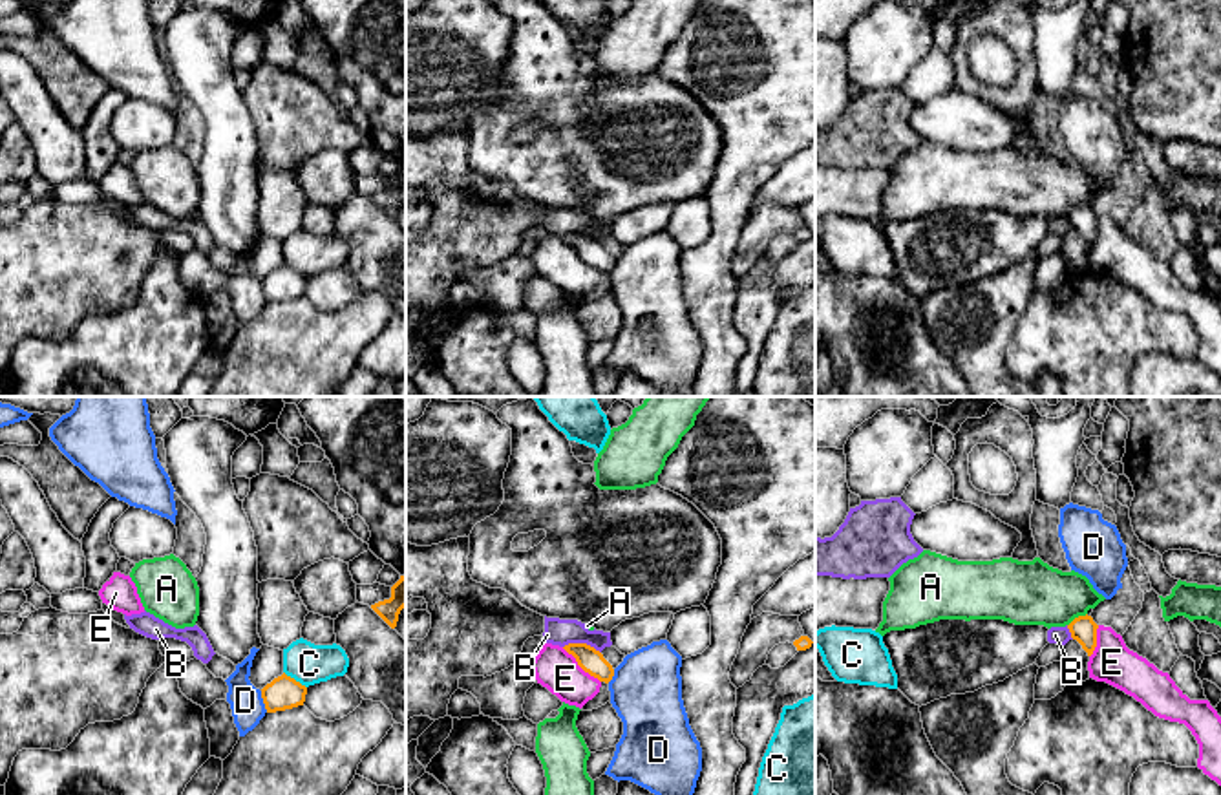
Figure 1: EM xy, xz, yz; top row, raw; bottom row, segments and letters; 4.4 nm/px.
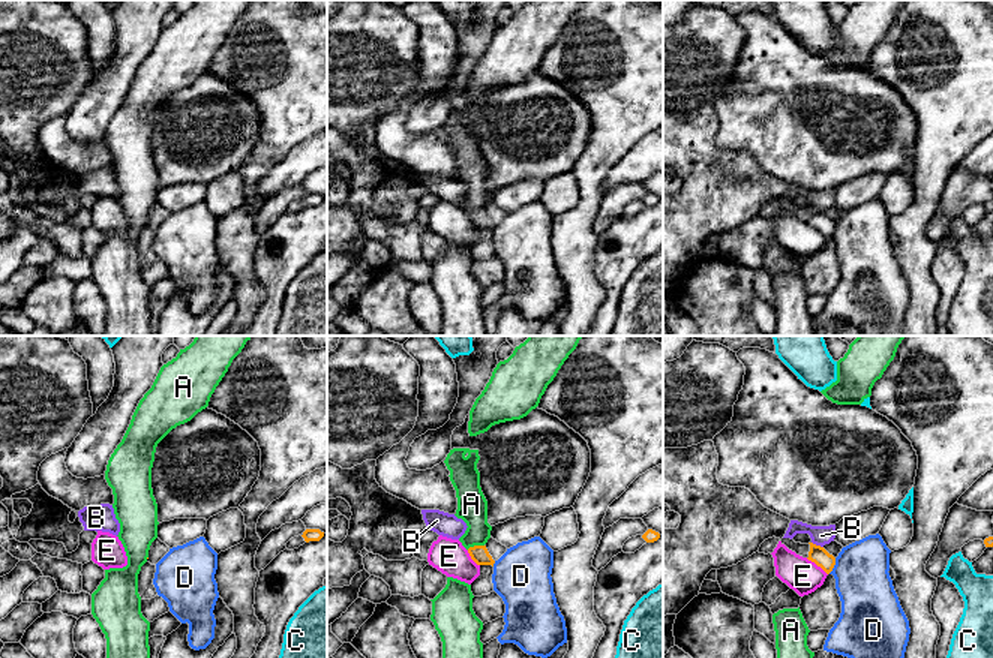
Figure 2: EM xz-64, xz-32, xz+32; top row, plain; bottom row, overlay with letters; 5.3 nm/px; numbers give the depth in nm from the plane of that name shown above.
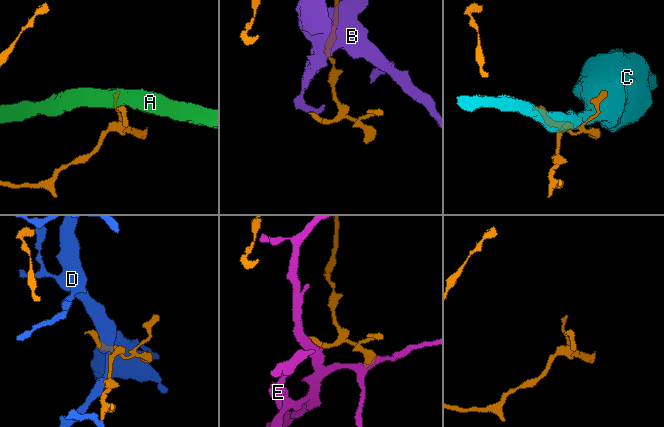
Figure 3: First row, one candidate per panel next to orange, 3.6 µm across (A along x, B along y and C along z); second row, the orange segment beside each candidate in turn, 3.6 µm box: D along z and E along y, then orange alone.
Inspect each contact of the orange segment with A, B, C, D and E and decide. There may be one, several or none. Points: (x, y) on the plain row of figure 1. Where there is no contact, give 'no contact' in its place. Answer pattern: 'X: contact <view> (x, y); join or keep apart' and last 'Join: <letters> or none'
A: contact yz (1079, 207); keep apart
B: contact xz (582, 234); keep apart
C: contact xy (293, 269); keep apart
D: contact xy (264, 293); keep apart
E: contact xz (580, 256); keep apart
Join: none

